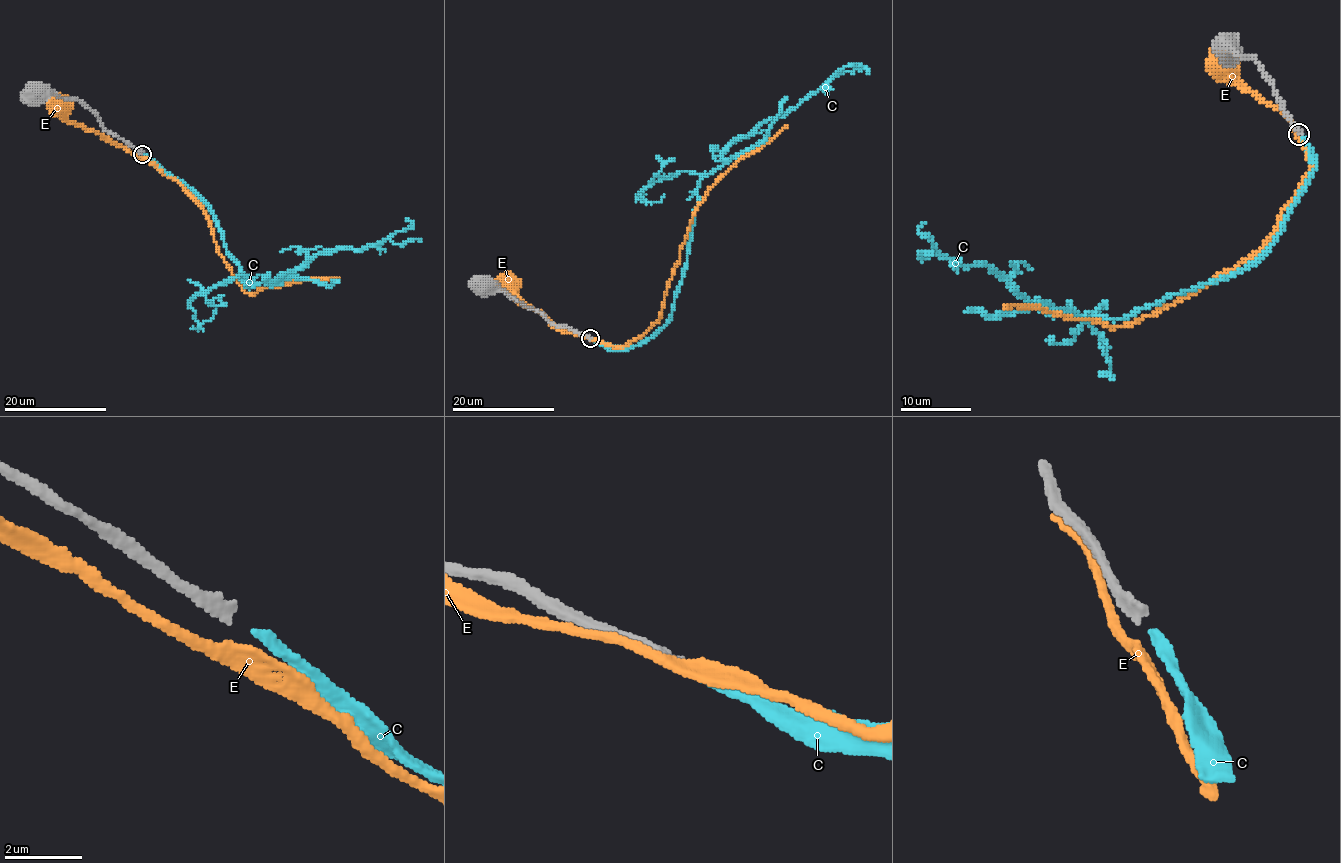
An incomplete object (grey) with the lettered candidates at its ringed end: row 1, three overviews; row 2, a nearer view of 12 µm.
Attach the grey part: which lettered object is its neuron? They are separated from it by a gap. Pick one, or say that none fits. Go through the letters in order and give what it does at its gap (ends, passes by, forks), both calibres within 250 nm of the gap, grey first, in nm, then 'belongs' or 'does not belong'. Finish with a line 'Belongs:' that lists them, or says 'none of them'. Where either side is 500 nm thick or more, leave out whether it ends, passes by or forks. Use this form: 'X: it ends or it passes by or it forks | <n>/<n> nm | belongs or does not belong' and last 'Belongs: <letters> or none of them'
C: it ends | 300/280 nm | belongs
E: it passes by | 300/280 nm | does not belong
Belongs: C

